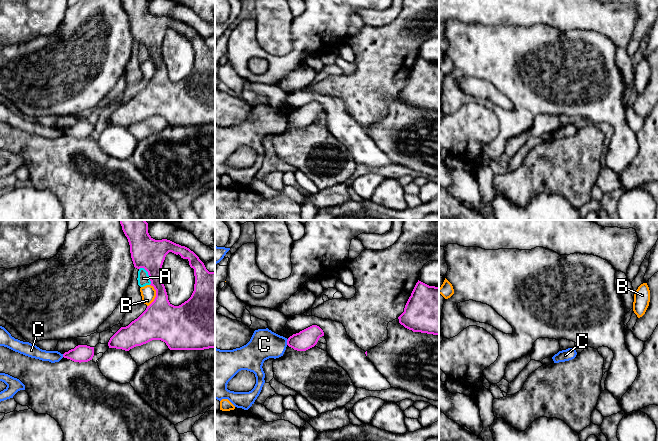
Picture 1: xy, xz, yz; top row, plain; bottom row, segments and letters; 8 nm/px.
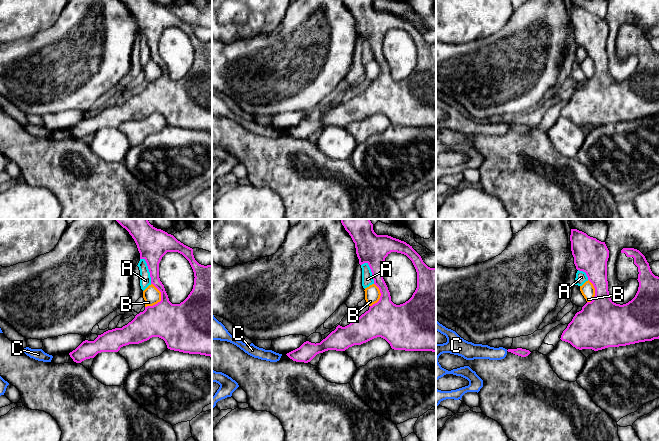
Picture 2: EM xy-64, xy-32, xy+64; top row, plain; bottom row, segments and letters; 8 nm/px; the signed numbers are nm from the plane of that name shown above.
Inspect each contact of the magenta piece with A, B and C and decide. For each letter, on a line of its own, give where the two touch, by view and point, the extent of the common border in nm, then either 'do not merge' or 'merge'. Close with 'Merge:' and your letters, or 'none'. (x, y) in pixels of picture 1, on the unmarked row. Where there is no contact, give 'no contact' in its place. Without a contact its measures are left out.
A: xy (148, 50) | 170 nm | do not merge
B: xy (156, 71) | 190 nm | do not merge
C: xz (287, 118) | 50 nm | do not merge
Merge: none

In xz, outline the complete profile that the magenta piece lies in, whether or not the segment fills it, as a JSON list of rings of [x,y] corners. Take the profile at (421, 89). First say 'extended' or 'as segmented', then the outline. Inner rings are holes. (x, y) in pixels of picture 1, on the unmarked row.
as segmented; [[[418,56],[398,95],[413,108],[439,111],[439,63]]]

